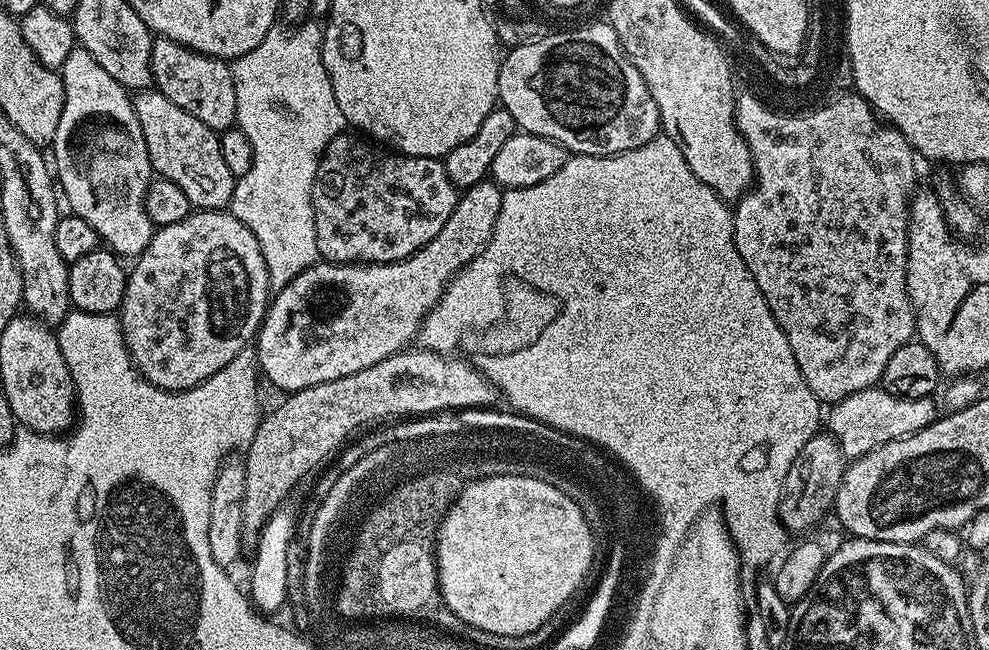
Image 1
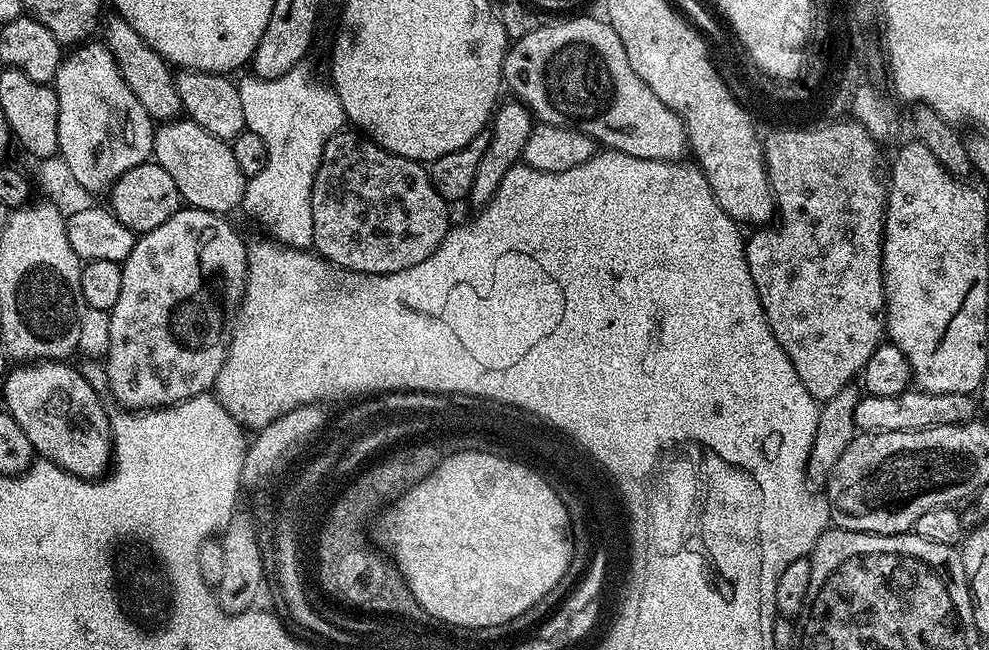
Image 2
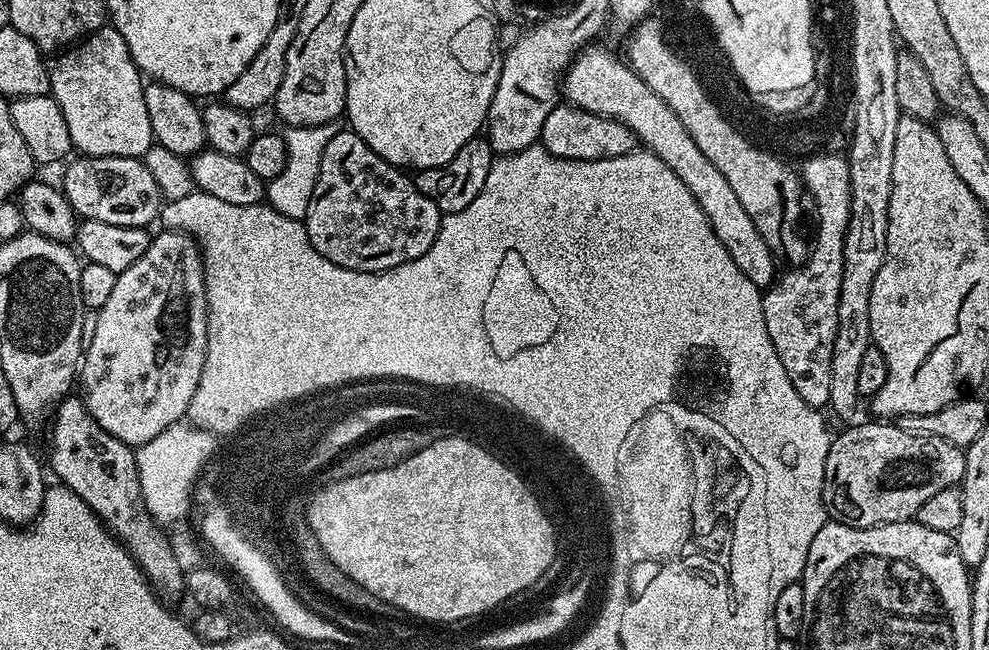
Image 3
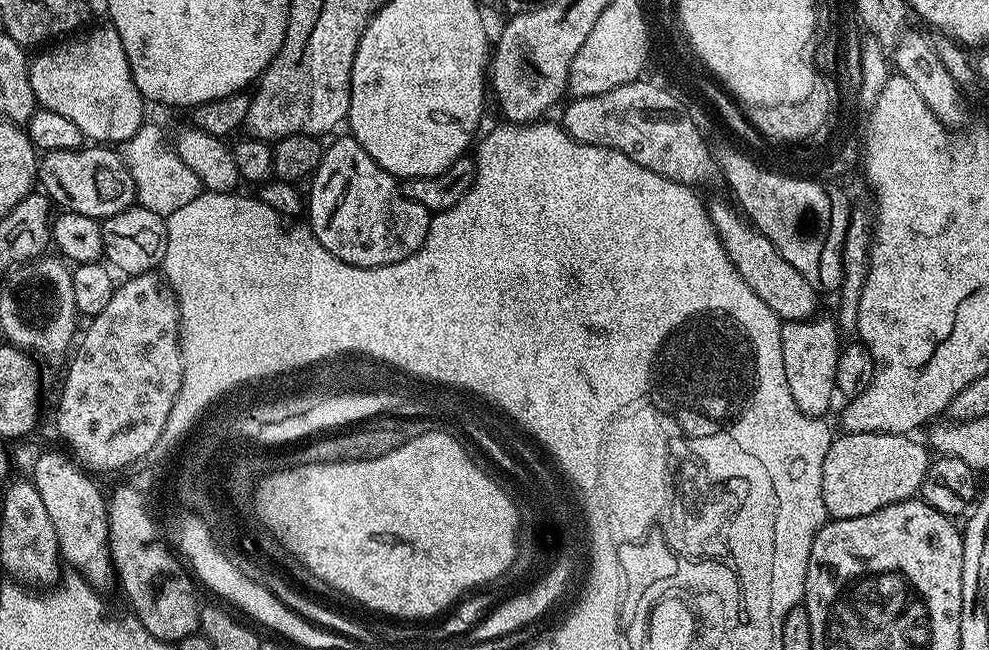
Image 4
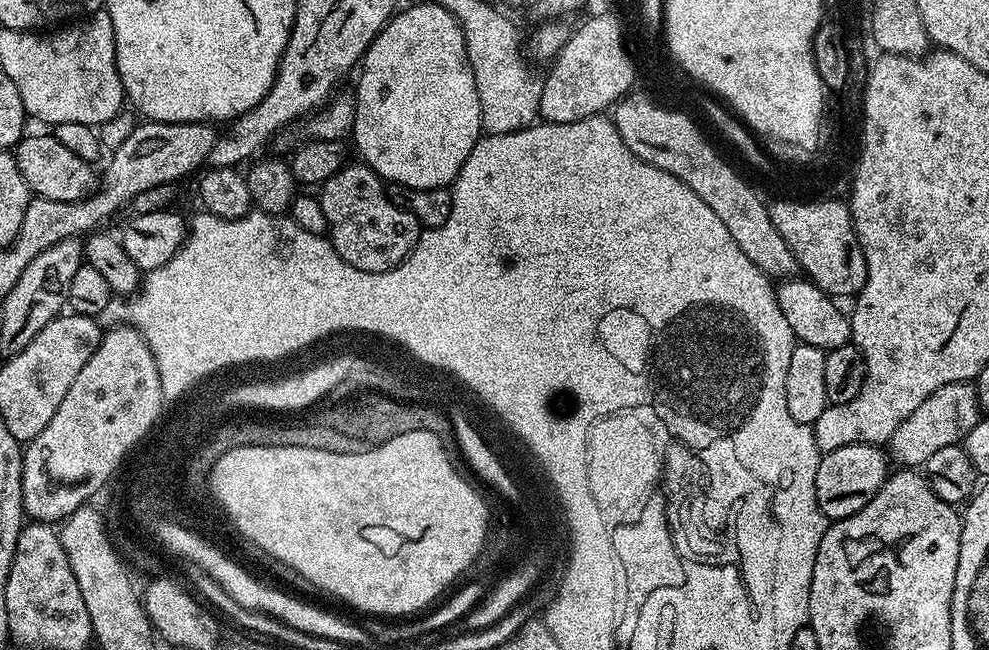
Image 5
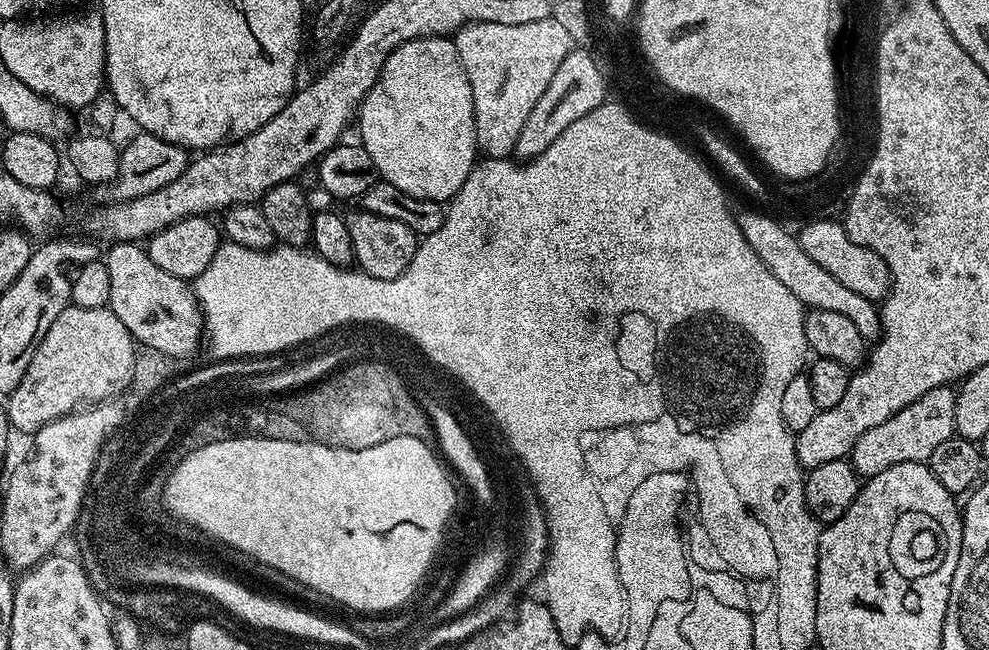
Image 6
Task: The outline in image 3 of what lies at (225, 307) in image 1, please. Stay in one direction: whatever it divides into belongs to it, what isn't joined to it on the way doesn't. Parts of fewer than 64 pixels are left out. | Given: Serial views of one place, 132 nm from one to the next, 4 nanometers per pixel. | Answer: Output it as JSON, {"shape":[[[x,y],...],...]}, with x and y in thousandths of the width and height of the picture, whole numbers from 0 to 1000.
{"shape":[[[162,354],[162,358],[155,362],[150,371],[148,391],[135,403],[135,409],[127,409],[117,426],[115,448],[111,451],[111,458],[107,471],[103,471],[96,482],[97,500],[92,500],[91,515],[87,523],[87,534],[83,543],[83,558],[79,568],[79,597],[83,605],[83,614],[87,631],[107,662],[107,668],[115,668],[123,680],[134,686],[141,686],[160,674],[164,662],[168,662],[173,652],[181,652],[189,642],[192,612],[200,600],[200,582],[204,582],[204,563],[206,562],[206,546],[210,537],[210,462],[208,458],[208,434],[206,432],[206,395],[202,392],[202,377],[189,363],[186,357],[176,357],[173,354]]]}

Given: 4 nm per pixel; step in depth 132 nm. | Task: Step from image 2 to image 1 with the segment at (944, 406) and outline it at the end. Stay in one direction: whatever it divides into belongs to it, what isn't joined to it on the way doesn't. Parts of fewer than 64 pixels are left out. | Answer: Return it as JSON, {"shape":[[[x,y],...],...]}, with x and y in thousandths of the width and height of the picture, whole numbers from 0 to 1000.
{"shape":[[[892,594],[868,600],[845,622],[835,634],[835,658],[849,683],[851,698],[858,709],[875,702],[880,691],[904,680],[913,671],[924,668],[948,645],[945,614],[942,609],[932,612],[912,612],[896,602]]]}

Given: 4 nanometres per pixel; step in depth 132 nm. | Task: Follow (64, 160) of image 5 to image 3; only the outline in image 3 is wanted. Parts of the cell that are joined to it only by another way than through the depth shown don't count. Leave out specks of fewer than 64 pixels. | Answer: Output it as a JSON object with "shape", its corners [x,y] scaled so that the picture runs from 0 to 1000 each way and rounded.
{"shape":[[[86,238],[77,245],[68,254],[70,258],[65,265],[63,294],[78,334],[107,342],[111,348],[137,351],[150,351],[154,343],[159,343],[164,303],[162,289],[145,245],[137,240]]]}

